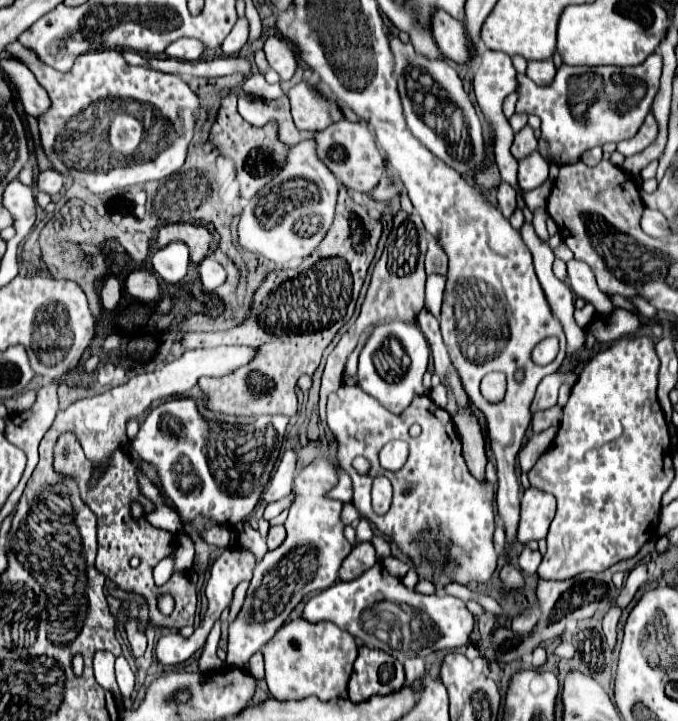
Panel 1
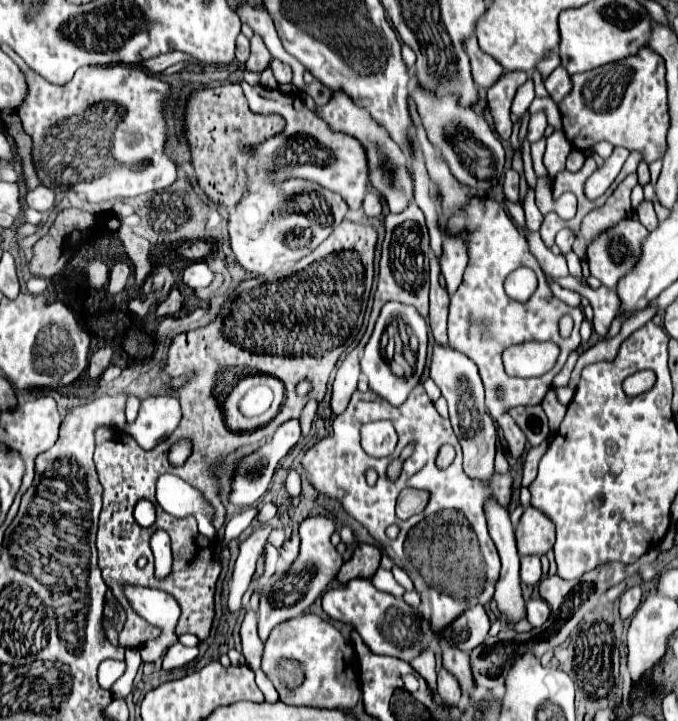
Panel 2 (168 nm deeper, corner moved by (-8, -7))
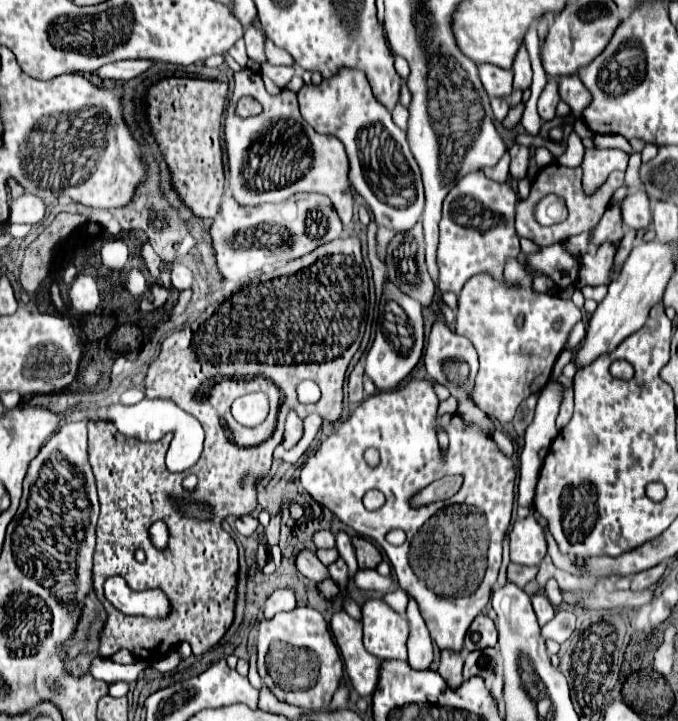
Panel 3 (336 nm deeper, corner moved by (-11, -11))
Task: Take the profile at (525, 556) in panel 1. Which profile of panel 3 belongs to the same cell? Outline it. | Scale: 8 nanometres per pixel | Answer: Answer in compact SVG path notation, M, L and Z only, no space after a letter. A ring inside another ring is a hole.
M509 563L507 567L507 577L509 581L513 581L517 587L525 587L529 581L535 579L539 567L523 567L523 565L517 565L517 563Z

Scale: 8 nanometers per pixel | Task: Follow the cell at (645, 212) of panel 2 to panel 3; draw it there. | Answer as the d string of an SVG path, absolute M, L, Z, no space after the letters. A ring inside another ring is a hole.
M637 191L625 197L621 203L623 223L633 229L647 229L651 225L651 201L645 191Z

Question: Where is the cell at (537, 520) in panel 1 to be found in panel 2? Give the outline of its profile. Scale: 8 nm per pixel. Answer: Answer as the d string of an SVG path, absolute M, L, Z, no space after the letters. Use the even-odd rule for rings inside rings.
M528 507L524 511L514 533L520 555L546 555L552 549L554 543L552 521L534 507Z

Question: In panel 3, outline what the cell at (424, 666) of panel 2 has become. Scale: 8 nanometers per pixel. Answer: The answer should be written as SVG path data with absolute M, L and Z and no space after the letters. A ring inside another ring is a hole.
M409 597L407 619L411 625L411 635L407 641L409 665L413 669L429 669L433 663L433 641L429 637L429 631L425 627L425 621L423 621L419 607L417 607L417 601L413 597Z

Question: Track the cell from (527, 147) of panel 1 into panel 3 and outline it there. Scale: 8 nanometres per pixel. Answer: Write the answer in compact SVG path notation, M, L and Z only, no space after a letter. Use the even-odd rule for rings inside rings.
M549 79L547 87L543 89L541 97L539 97L539 117L543 123L555 119L555 109L557 109L557 103L559 103L559 93L557 93L557 81L555 79Z

